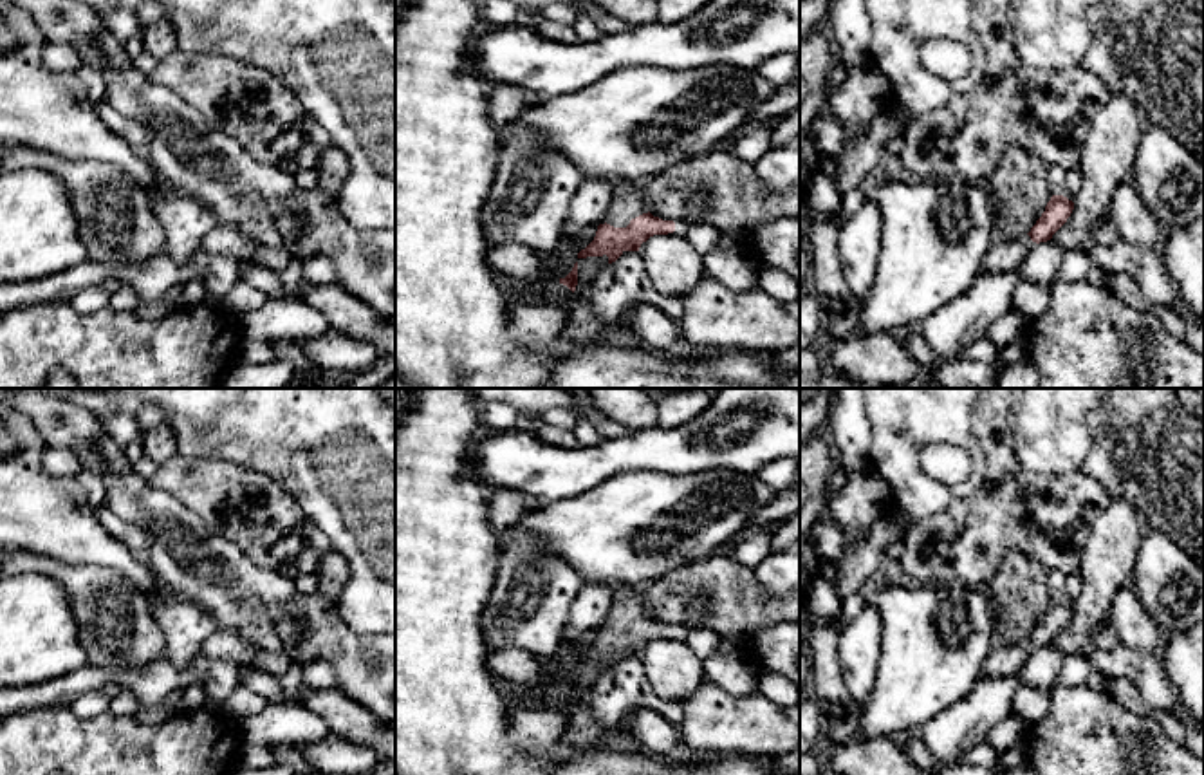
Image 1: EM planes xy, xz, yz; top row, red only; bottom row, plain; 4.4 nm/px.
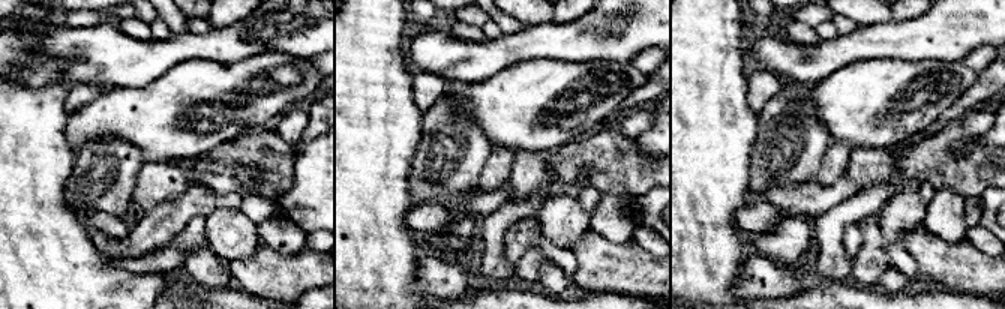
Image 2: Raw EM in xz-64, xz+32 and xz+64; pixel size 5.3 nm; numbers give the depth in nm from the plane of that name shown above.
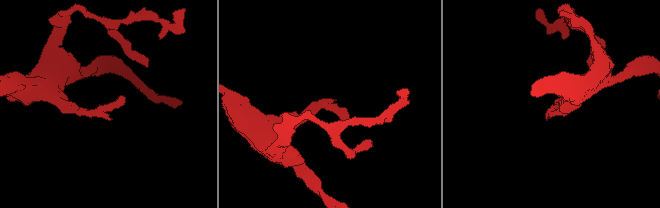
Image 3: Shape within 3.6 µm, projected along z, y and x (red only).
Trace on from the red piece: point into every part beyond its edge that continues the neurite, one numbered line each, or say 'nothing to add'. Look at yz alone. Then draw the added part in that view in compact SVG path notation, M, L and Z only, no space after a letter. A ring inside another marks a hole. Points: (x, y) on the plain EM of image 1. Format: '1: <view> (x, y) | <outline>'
1: yz (1006, 658) | M995 640L984 661L980 677L1009 677L1018 676L1034 654L1036 647L1029 640L1002 641Z

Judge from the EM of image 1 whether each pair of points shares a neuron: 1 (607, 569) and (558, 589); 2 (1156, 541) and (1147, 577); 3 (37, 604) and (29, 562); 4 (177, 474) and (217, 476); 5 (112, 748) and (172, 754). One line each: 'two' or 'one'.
1: two
2: one
3: two
4: one
5: one

